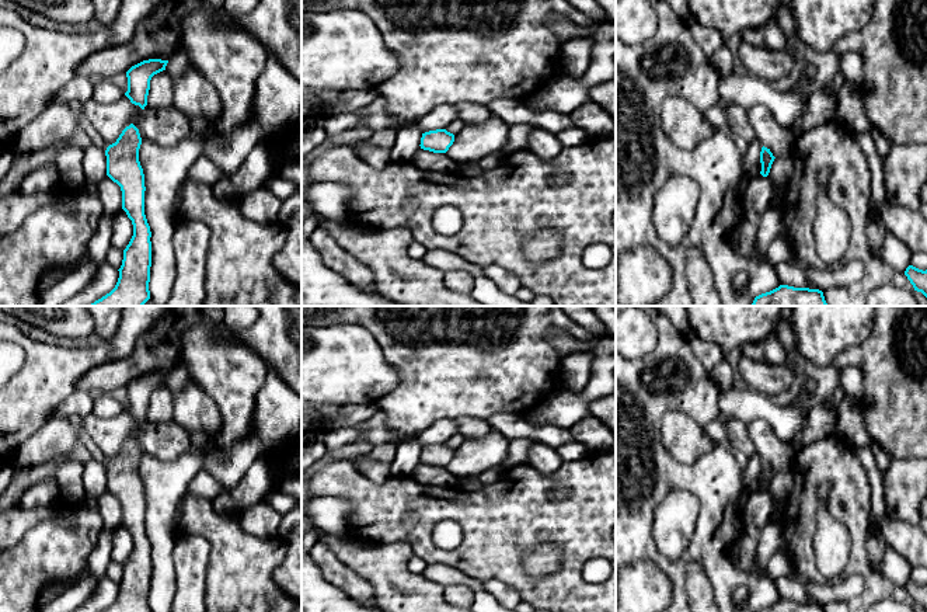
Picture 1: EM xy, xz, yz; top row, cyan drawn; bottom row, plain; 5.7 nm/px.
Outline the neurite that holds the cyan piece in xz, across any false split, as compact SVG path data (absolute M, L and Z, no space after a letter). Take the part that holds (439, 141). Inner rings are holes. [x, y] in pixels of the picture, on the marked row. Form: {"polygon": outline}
{"polygon": "M436 129L422 133L421 149L433 153L446 153L454 142L454 135L446 129Z"}

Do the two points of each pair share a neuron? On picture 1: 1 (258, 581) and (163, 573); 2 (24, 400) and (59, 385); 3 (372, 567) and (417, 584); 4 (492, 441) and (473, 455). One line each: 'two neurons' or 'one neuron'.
1: two neurons
2: one neuron
3: one neuron
4: one neuron

